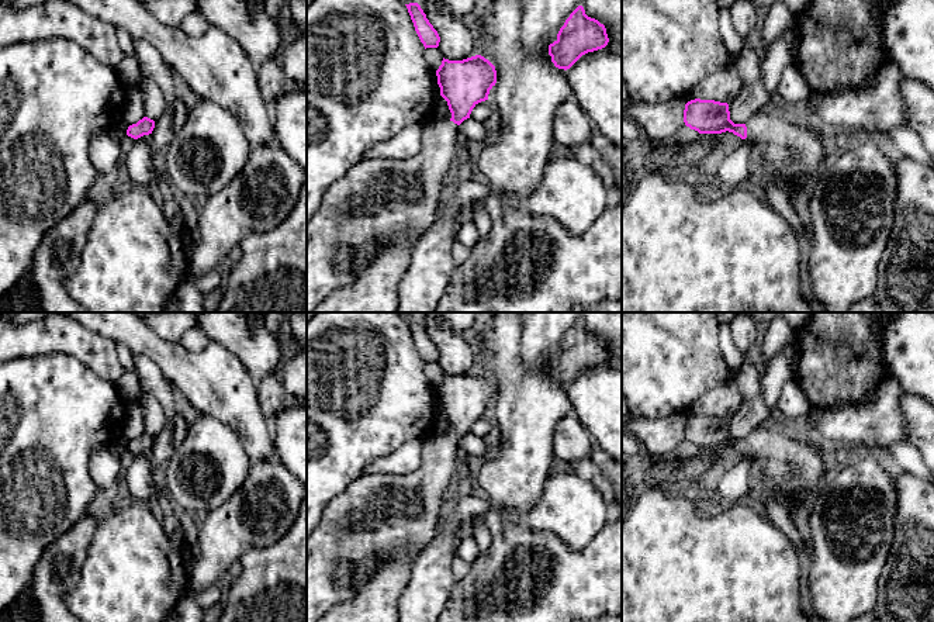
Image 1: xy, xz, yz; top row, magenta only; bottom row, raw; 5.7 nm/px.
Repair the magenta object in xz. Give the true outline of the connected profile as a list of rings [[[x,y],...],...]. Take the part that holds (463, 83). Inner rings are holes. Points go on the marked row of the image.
[[[481,55],[463,61],[442,61],[436,70],[440,96],[447,101],[450,120],[428,124],[419,152],[408,159],[363,159],[331,184],[307,224],[307,312],[335,290],[350,286],[371,263],[381,246],[402,232],[421,238],[437,220],[446,194],[461,163],[459,125],[473,108],[488,100],[497,83],[495,66]]]

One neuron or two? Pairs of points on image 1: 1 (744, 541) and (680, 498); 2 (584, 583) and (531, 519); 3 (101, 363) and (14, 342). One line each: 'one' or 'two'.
1: one
2: two
3: one

